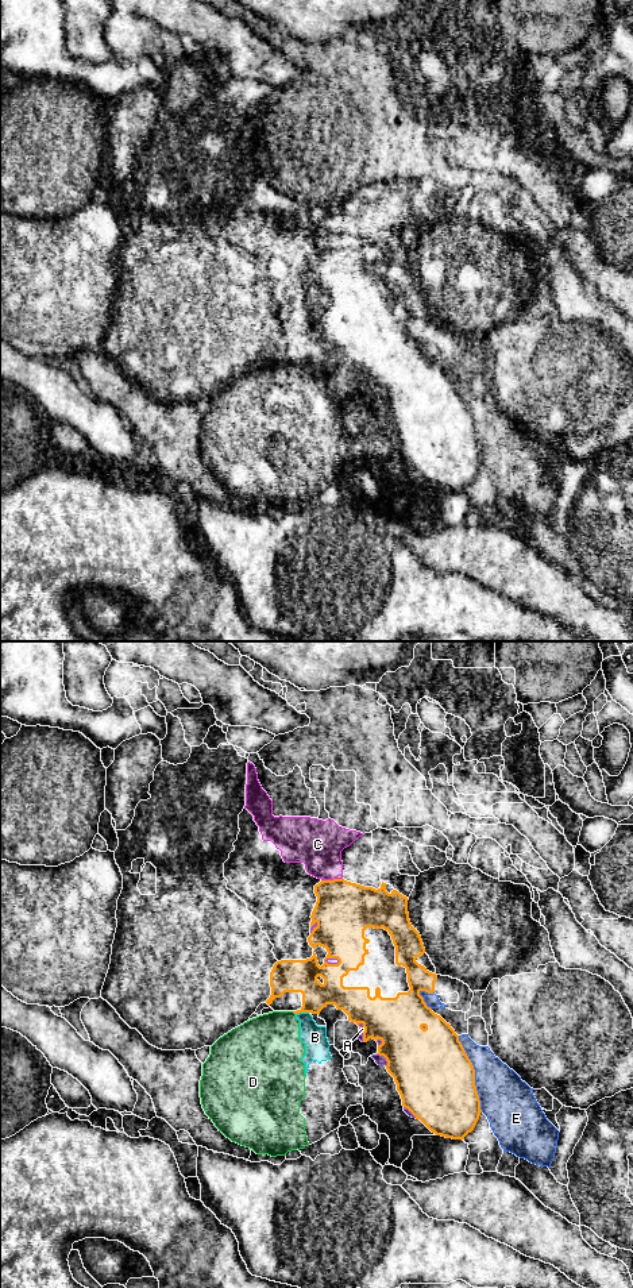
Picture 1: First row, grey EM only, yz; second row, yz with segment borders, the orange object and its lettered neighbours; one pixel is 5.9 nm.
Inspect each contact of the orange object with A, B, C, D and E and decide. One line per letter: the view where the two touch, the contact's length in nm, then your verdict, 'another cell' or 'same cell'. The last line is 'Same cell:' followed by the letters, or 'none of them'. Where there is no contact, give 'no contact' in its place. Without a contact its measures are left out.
A: meets orange in yz; contact 100 nm long; another cell
B: meets orange in yz; contact 80 nm long; another cell
C: meets orange in yz; contact 130 nm long; another cell
D: no contact; another cell
E: meets orange in yz; contact 480 nm long; another cell
Same cell: none of them

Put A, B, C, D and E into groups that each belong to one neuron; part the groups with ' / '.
A E / B D / C

